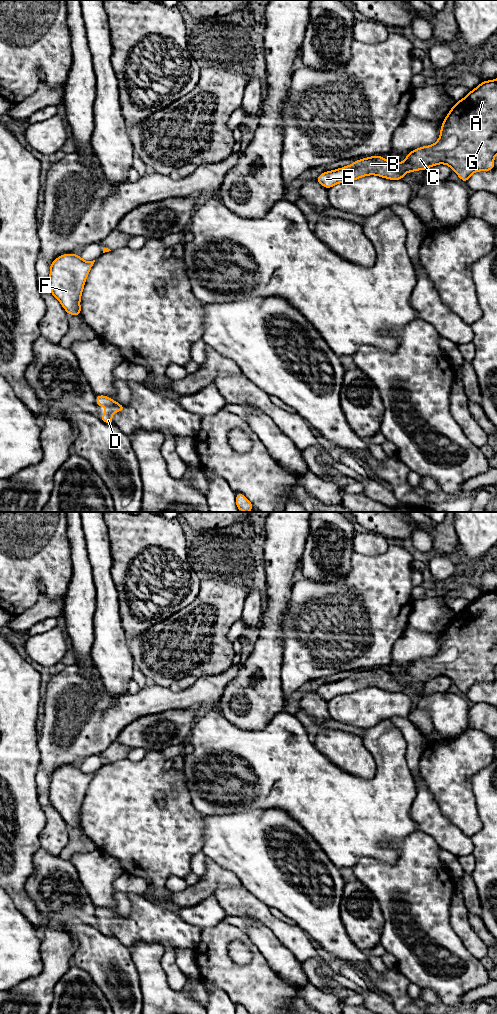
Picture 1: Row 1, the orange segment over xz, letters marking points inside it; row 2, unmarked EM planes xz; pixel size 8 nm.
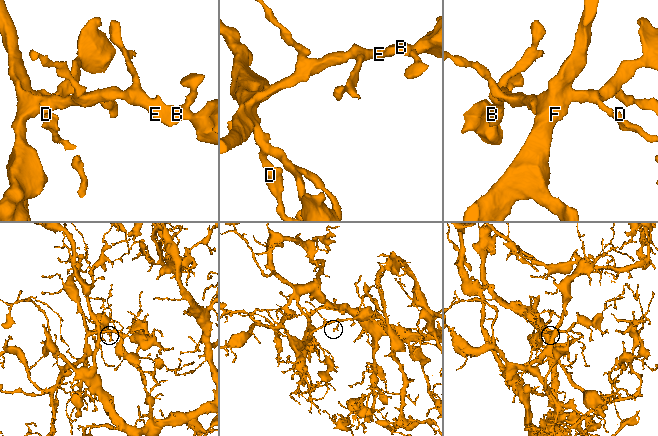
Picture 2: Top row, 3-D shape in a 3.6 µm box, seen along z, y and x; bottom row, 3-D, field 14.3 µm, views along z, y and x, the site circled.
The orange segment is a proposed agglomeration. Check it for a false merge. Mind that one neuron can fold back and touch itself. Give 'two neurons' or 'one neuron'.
one neuron

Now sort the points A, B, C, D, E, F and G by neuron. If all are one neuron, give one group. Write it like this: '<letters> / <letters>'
A B C D E F G

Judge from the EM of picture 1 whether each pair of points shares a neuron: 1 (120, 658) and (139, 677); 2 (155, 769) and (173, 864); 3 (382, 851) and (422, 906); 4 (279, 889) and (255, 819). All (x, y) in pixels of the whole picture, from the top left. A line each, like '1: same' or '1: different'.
1: different
2: same
3: different
4: same

